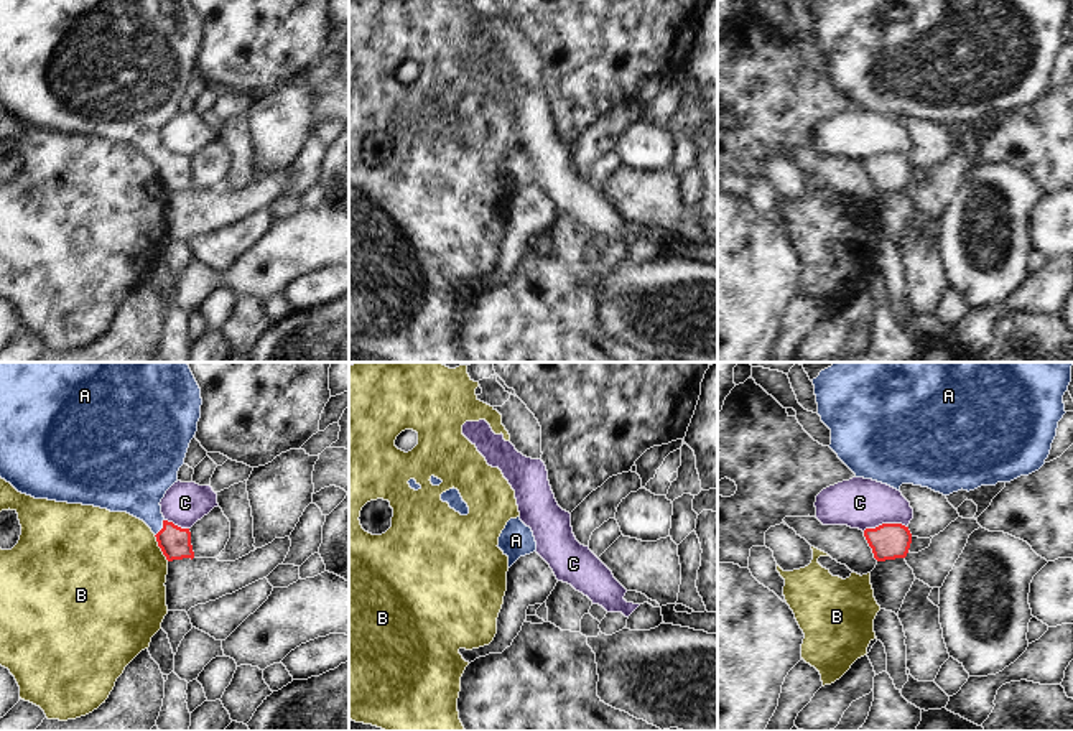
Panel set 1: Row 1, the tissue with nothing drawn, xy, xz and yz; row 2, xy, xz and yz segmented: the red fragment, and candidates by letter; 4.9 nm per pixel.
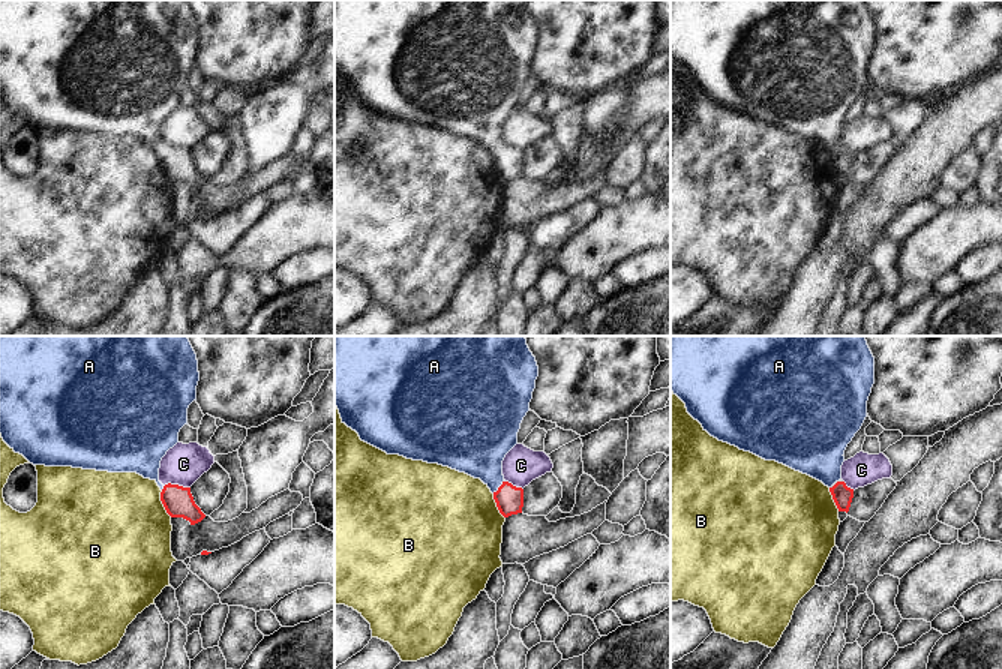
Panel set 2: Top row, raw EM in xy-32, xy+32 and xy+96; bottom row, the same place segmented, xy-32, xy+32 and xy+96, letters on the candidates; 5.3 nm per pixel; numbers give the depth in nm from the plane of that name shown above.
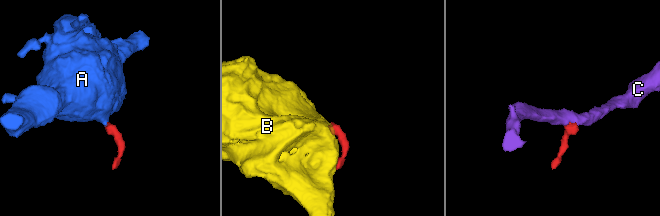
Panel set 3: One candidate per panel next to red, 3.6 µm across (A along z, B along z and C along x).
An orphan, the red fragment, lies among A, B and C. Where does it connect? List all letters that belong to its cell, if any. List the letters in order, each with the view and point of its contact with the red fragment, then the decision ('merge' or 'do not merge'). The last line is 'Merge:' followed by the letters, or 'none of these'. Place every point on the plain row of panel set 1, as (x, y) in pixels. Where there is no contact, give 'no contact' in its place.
A: meets red in xy at (163, 158); merge
B: meets red in xy at (160, 178); do not merge
C: meets red in yz at (884, 155); do not merge
Merge: A

